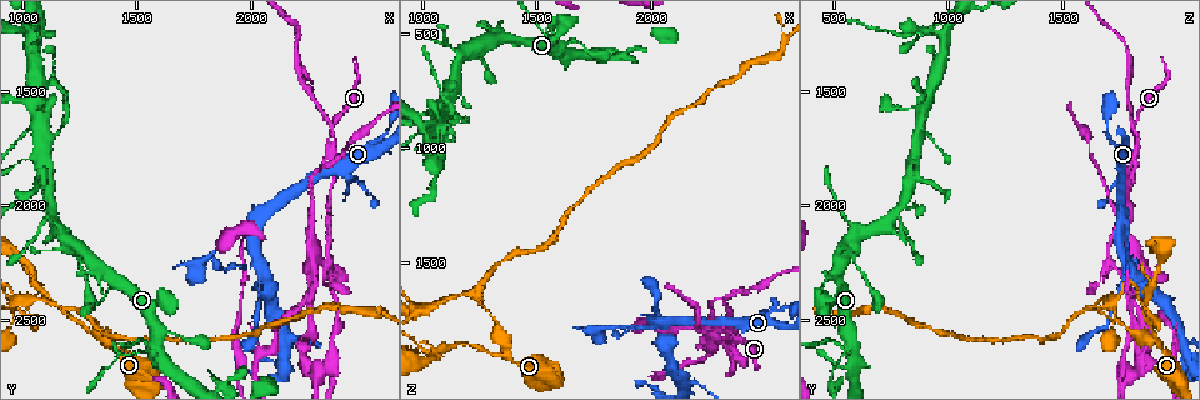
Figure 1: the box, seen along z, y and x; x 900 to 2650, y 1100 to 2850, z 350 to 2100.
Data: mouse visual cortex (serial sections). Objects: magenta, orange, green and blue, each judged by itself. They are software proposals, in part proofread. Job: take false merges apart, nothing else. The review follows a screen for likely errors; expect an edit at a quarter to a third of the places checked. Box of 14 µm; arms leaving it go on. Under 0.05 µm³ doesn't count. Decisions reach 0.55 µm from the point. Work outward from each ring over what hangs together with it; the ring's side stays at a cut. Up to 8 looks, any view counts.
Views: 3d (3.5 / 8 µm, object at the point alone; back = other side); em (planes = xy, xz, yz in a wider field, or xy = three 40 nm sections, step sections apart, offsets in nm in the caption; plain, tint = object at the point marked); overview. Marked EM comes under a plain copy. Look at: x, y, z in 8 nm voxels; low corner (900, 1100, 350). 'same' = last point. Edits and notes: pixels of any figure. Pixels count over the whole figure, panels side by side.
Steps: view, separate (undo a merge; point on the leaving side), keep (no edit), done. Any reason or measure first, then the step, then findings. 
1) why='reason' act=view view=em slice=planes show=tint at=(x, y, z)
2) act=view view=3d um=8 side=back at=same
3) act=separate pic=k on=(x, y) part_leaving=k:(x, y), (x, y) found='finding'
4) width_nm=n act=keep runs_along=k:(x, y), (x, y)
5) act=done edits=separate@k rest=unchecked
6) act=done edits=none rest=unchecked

why='three-way junction' act=view view=3d um=3.5 at=(2350, 1750, 1820)

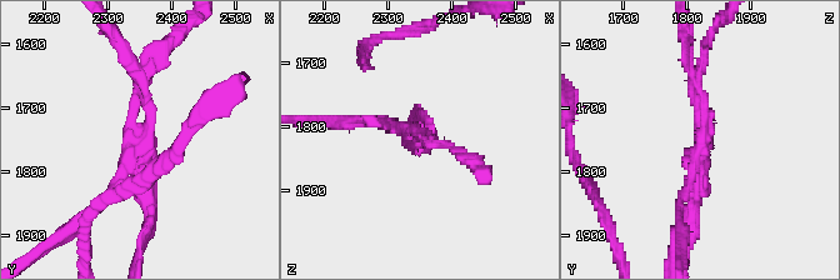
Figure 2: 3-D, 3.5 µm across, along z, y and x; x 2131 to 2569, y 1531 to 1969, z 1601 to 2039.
arms=3 arm_widths_nm=150,150,200 why='now the EM' act=view view=em slice=xy step=5 show=tint at=(2345, 1745, 1825)

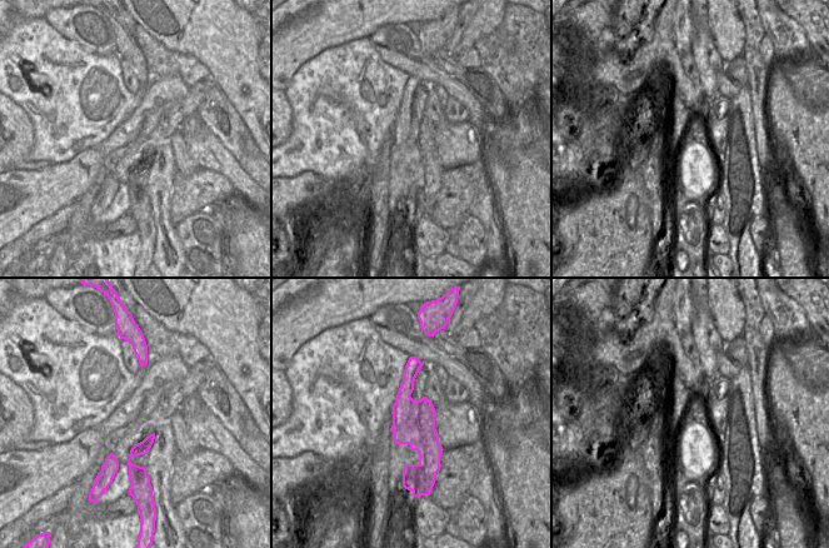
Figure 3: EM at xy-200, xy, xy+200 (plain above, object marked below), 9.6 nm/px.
why='another direction' act=view view=em slice=xy step=3 show=tint at=same

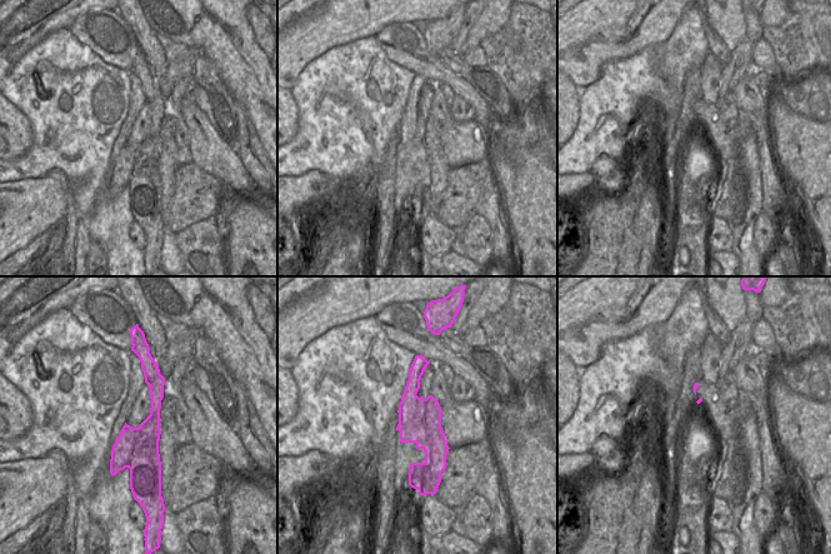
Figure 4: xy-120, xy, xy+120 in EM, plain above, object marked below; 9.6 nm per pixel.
act=separate pic=2 on=(691, 218) part_leaving=2:(704, 109), (691, 221) found='a second cell is stuck on'

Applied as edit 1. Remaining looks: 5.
act=view view=overview

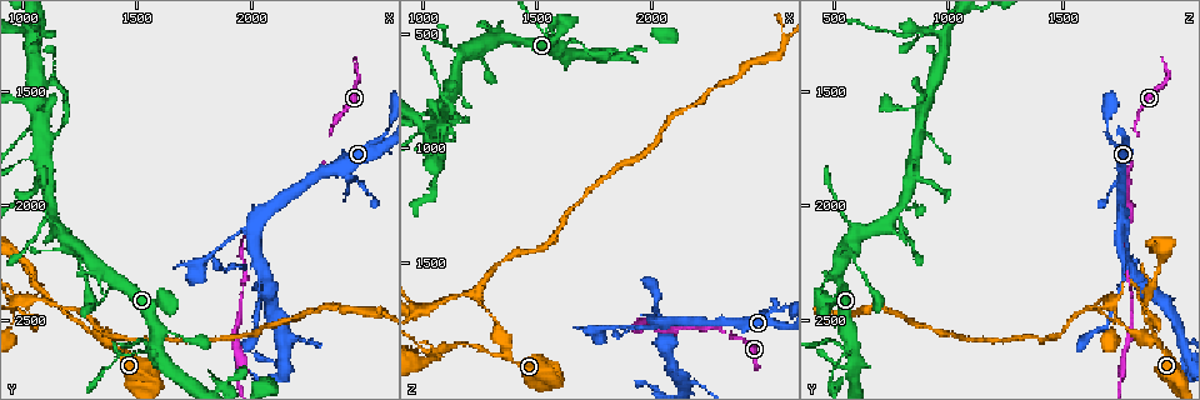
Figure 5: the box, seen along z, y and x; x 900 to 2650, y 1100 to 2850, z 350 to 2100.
why='four-way junction' act=view view=3d um=3.5 at=(1130, 2040, 760)

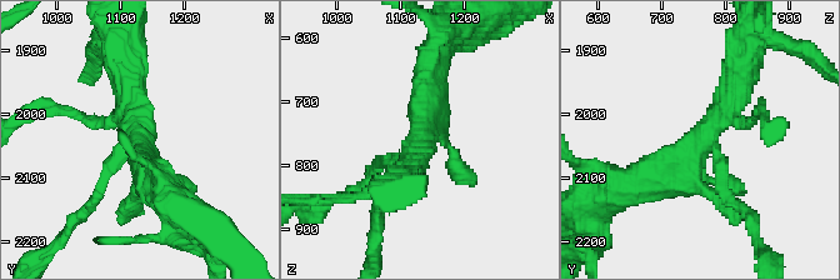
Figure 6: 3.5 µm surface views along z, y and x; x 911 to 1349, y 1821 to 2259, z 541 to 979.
why='need the tissue' act=view view=em slice=planes show=tint at=(1130, 2030, 770)

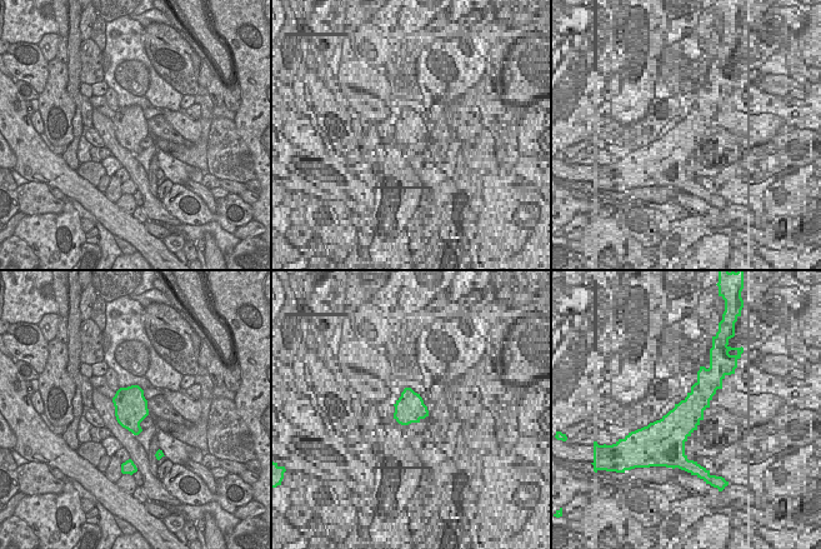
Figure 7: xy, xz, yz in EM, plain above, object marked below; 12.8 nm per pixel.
arm_widths_nm=150,150,400,400 act=keep found='continuous, no second cell'

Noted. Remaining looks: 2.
act=view view=3d um=8 at=(1380, 2590, 1890)

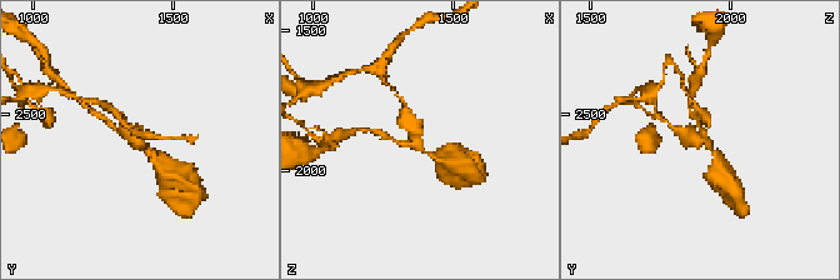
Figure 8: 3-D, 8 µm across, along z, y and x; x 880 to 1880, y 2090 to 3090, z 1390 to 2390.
arms=3 arm_widths_nm=150,200,350 why='shape alone is not enough' act=view view=em slice=xy step=2 show=tint at=(1370, 2590, 1900)

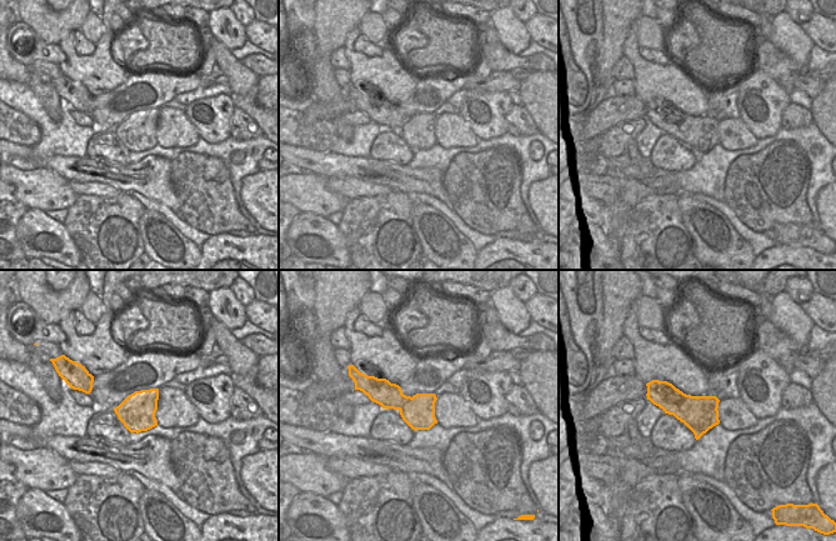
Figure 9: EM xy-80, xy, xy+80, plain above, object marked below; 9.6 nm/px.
act=separate pic=8 on=(406, 124) part_leaving=8:(416, 141), (404, 103) found='a second cell is stuck on'

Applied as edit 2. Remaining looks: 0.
act=done edits=separate@2,separate@8 rest=unchecked

